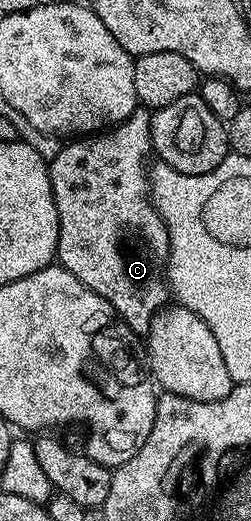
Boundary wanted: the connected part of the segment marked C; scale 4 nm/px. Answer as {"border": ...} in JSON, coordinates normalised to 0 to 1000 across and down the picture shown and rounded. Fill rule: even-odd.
{"border":[[[546,207],[498,234],[470,242],[418,248],[410,253],[386,253],[363,261],[319,261],[275,276],[243,278],[239,290],[199,309],[191,321],[191,336],[199,338],[199,353],[215,369],[215,384],[231,399],[231,476],[223,478],[223,495],[235,509],[259,518],[275,518],[295,530],[311,530],[311,537],[327,537],[327,545],[343,545],[343,553],[359,553],[375,560],[390,560],[390,568],[406,568],[406,576],[422,576],[450,591],[462,593],[466,607],[486,612],[514,630],[522,630],[546,645],[586,643],[606,610],[618,608],[637,595],[657,593],[677,580],[677,551],[661,539],[661,505],[669,499],[669,440],[645,422],[645,415],[606,393],[594,363],[594,321],[574,321],[574,301],[598,296],[598,267],[606,263],[606,230],[594,213],[574,207]]]}

